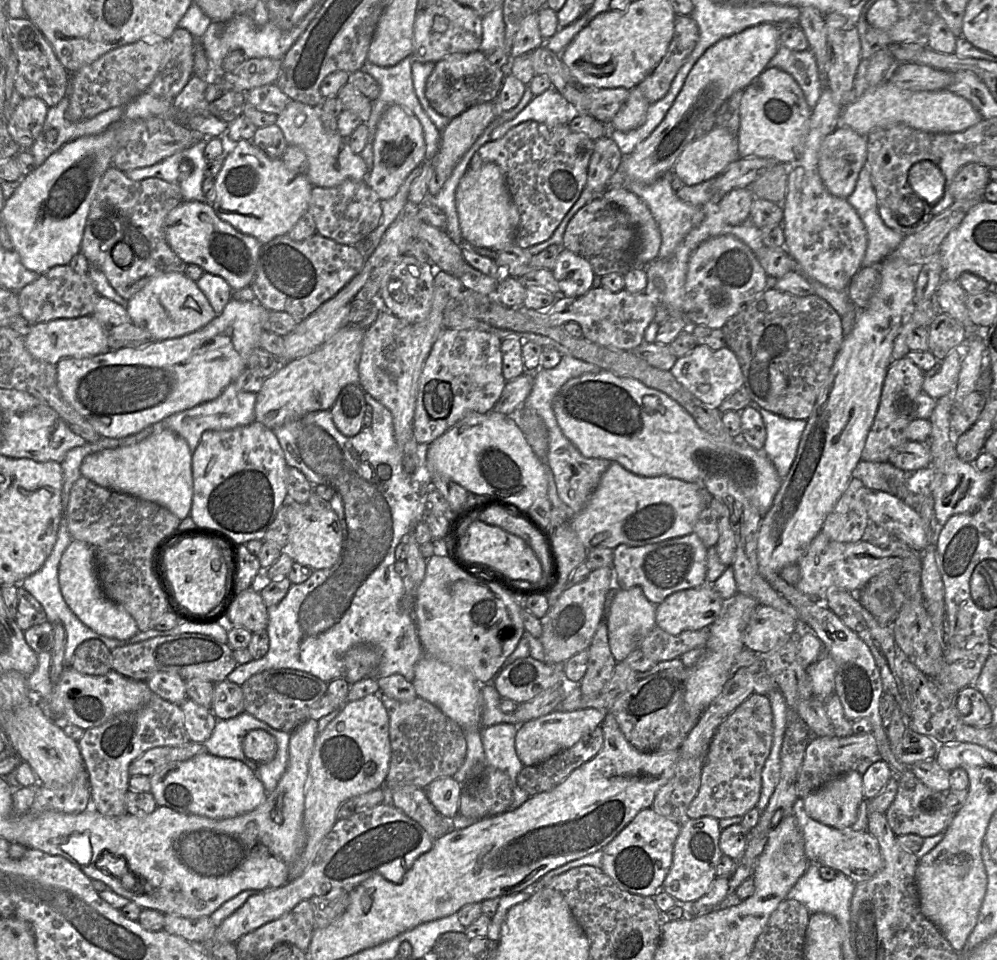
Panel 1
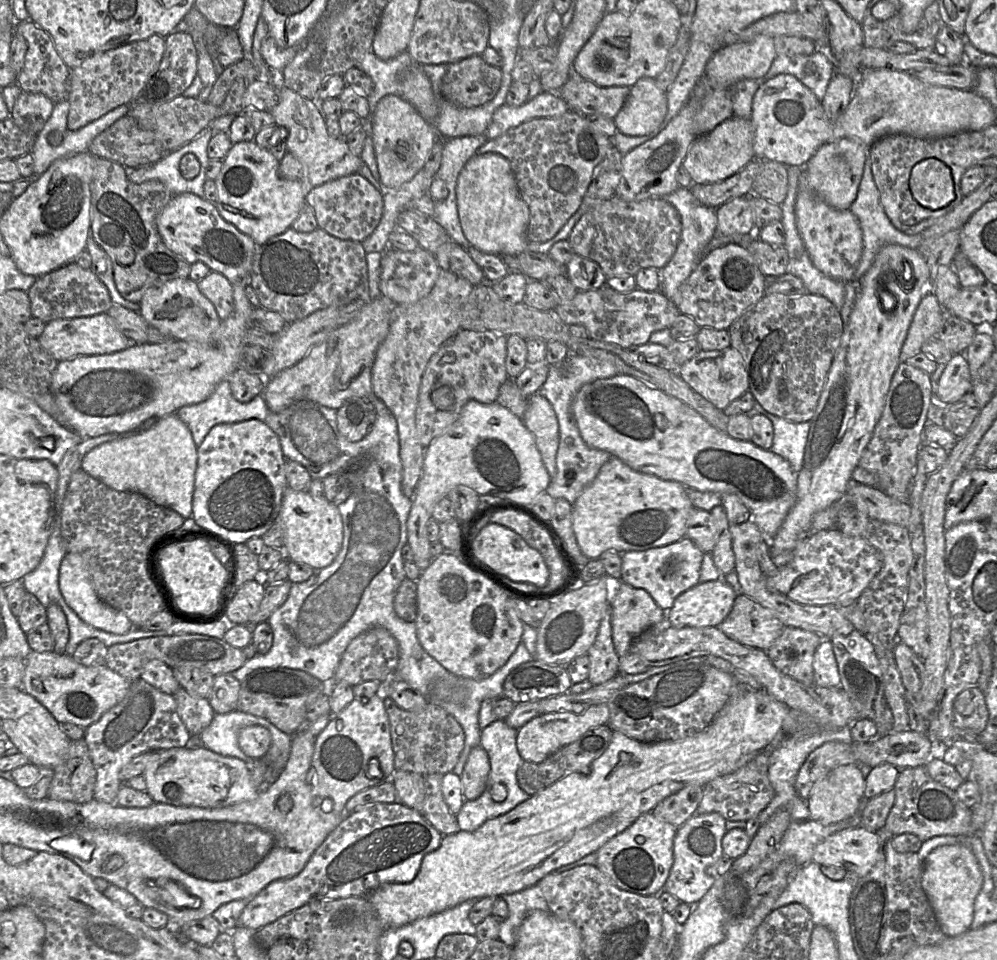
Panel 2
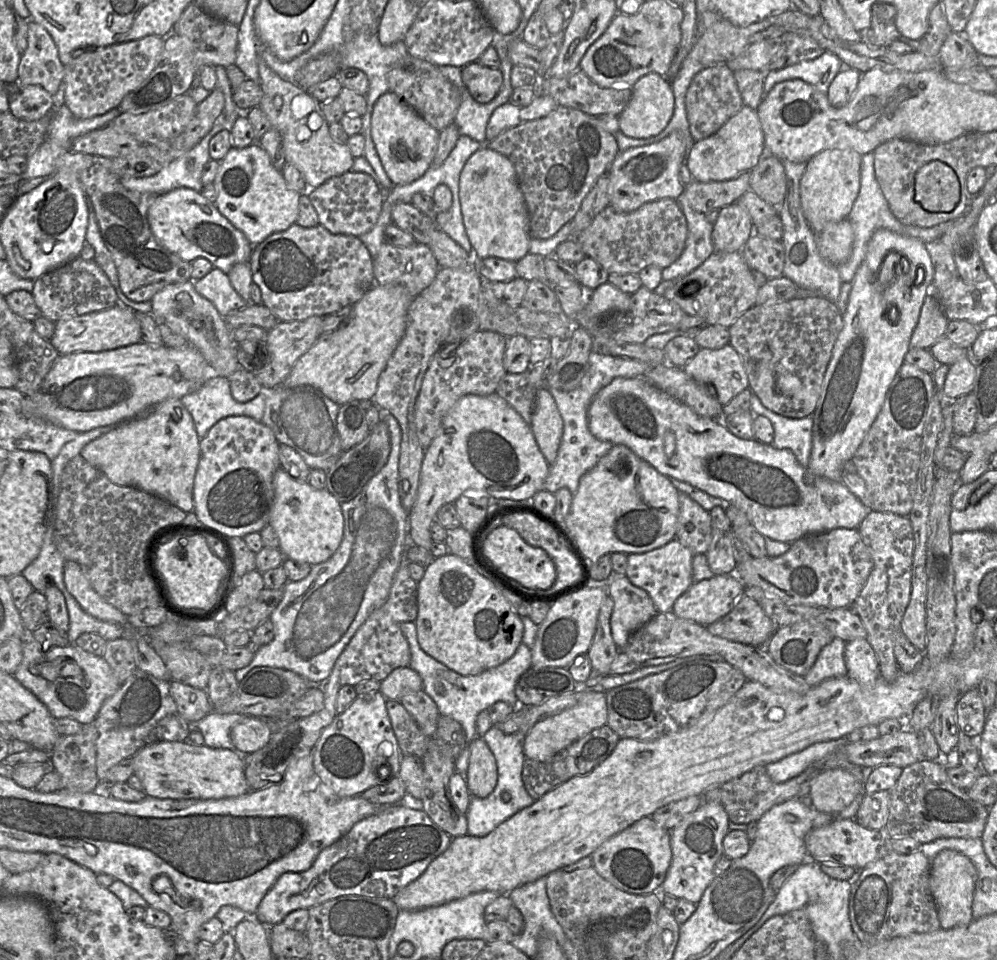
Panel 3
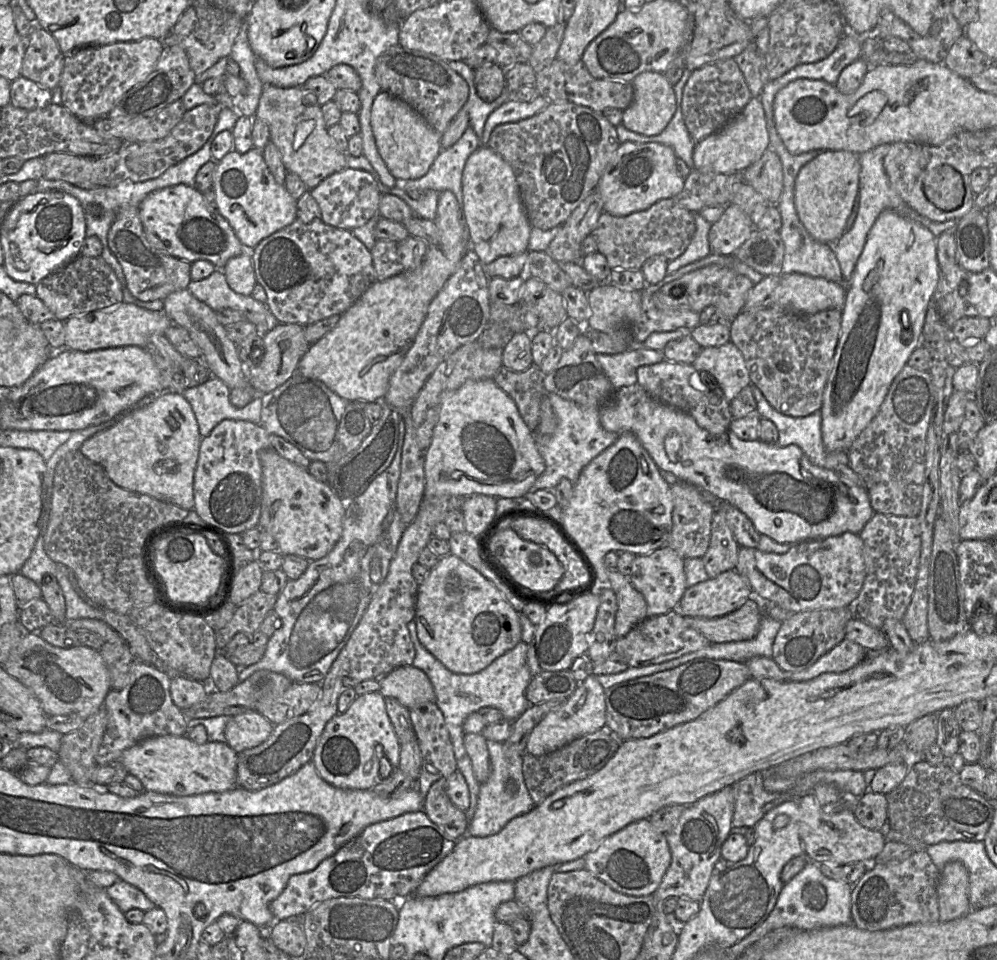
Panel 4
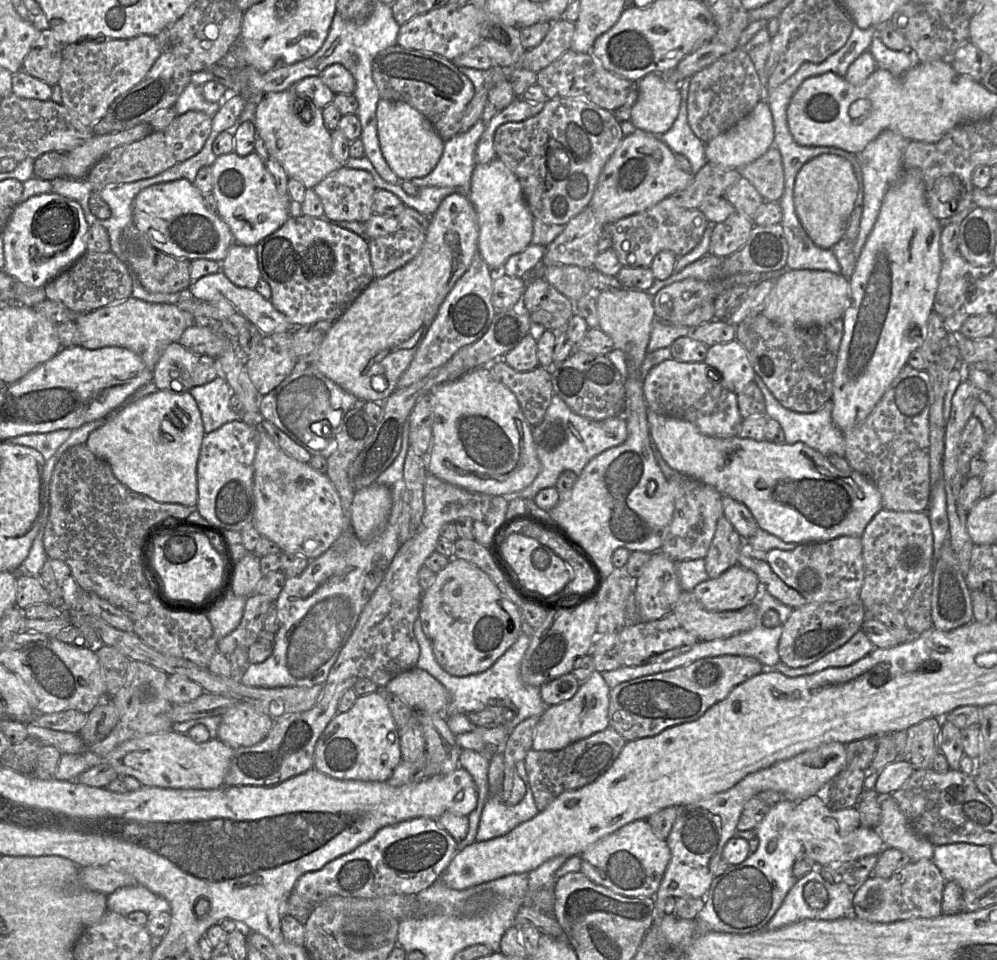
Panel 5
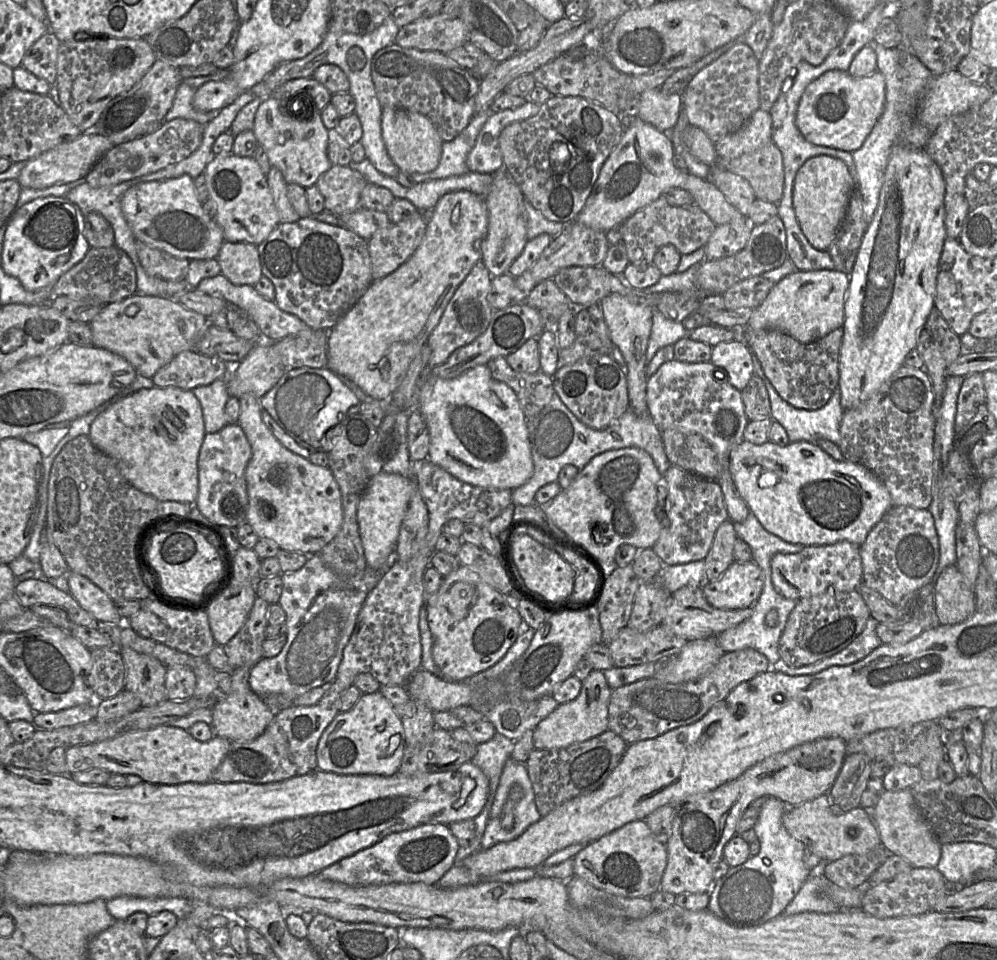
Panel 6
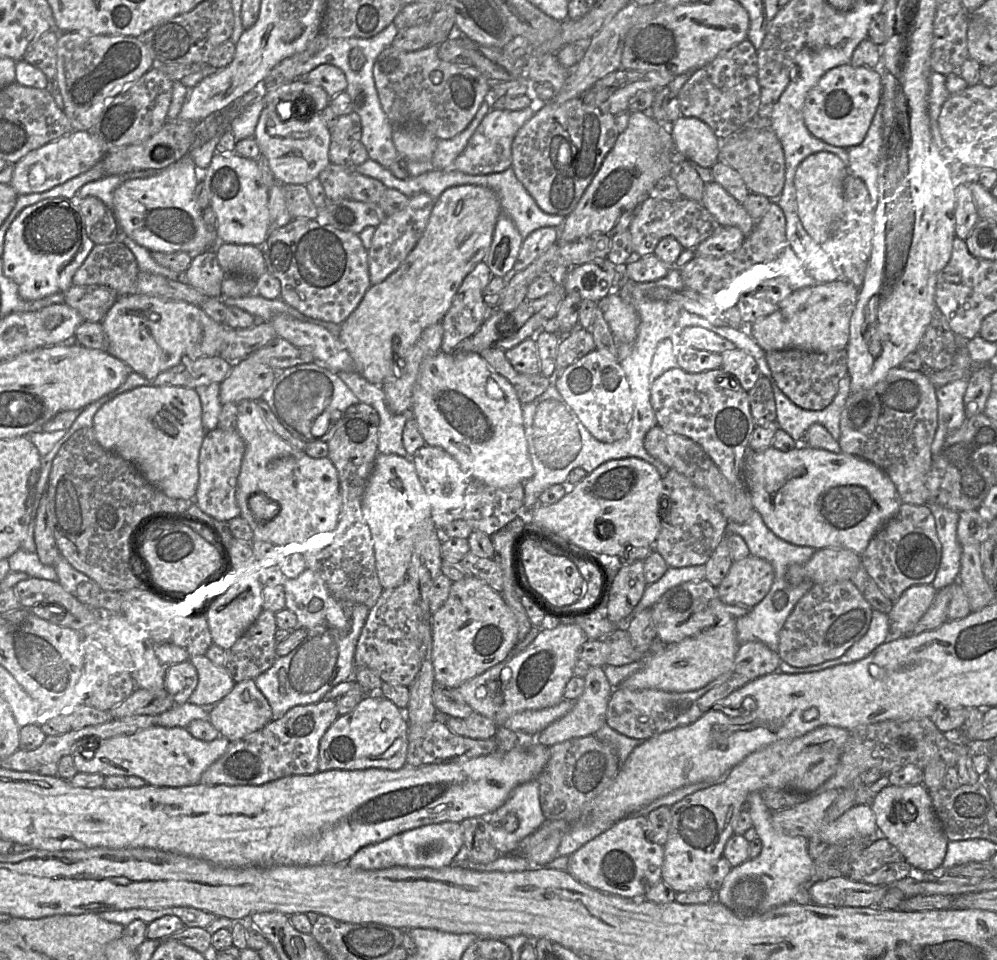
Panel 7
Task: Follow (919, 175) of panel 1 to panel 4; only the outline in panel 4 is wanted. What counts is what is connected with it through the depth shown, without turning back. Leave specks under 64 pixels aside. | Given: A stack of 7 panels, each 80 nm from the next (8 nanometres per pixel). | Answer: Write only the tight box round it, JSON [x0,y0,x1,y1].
[923,165,965,212]

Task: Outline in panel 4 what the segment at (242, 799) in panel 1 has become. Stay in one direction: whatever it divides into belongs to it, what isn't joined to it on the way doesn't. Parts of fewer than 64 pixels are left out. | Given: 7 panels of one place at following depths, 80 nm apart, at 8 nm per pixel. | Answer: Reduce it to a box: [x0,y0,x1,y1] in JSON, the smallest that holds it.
[121,736,237,796]

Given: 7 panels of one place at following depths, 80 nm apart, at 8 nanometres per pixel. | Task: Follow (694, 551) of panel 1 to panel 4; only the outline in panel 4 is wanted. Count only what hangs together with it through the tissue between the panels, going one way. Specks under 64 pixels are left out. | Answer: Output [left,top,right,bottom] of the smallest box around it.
[629,545,687,616]

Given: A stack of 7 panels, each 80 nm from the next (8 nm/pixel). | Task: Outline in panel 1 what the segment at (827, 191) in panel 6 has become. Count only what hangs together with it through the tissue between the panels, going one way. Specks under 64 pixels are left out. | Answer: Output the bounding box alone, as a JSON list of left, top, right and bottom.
[818,126,867,199]

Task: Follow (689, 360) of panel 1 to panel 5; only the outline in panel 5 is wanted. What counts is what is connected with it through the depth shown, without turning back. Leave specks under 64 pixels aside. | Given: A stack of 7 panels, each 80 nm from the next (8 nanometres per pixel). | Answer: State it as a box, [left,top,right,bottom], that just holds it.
[704,339,754,394]

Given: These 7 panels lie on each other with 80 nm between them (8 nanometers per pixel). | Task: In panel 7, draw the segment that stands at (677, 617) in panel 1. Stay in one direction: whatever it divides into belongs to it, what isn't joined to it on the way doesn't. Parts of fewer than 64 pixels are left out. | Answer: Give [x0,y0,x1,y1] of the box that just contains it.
[716,555,774,608]

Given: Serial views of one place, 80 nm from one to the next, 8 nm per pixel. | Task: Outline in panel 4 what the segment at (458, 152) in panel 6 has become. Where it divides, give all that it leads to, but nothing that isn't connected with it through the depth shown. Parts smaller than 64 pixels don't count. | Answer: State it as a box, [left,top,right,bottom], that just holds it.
[397,127,481,216]

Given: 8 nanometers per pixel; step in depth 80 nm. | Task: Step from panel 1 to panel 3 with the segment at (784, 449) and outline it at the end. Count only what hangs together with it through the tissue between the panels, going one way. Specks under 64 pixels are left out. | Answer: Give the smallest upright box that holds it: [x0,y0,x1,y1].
[750,393,812,467]

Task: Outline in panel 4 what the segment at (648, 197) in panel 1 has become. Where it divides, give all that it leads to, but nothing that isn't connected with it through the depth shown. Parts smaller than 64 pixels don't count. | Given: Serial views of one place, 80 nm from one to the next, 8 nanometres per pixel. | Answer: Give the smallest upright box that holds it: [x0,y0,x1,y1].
[667,213,712,275]

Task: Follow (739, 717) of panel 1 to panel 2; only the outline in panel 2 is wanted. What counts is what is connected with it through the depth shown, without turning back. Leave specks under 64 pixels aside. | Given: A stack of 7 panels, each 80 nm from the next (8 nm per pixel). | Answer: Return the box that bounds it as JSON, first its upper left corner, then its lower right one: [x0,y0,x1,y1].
[697,752,775,821]

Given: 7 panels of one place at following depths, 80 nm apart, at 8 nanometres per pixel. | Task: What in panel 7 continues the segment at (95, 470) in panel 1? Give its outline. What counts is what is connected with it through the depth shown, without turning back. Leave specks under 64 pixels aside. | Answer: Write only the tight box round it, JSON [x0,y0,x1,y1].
[93,386,206,500]

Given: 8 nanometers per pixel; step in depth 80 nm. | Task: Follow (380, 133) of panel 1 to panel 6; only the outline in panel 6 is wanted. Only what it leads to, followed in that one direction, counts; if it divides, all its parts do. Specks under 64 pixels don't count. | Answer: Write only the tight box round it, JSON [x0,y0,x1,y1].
[381,107,444,175]

